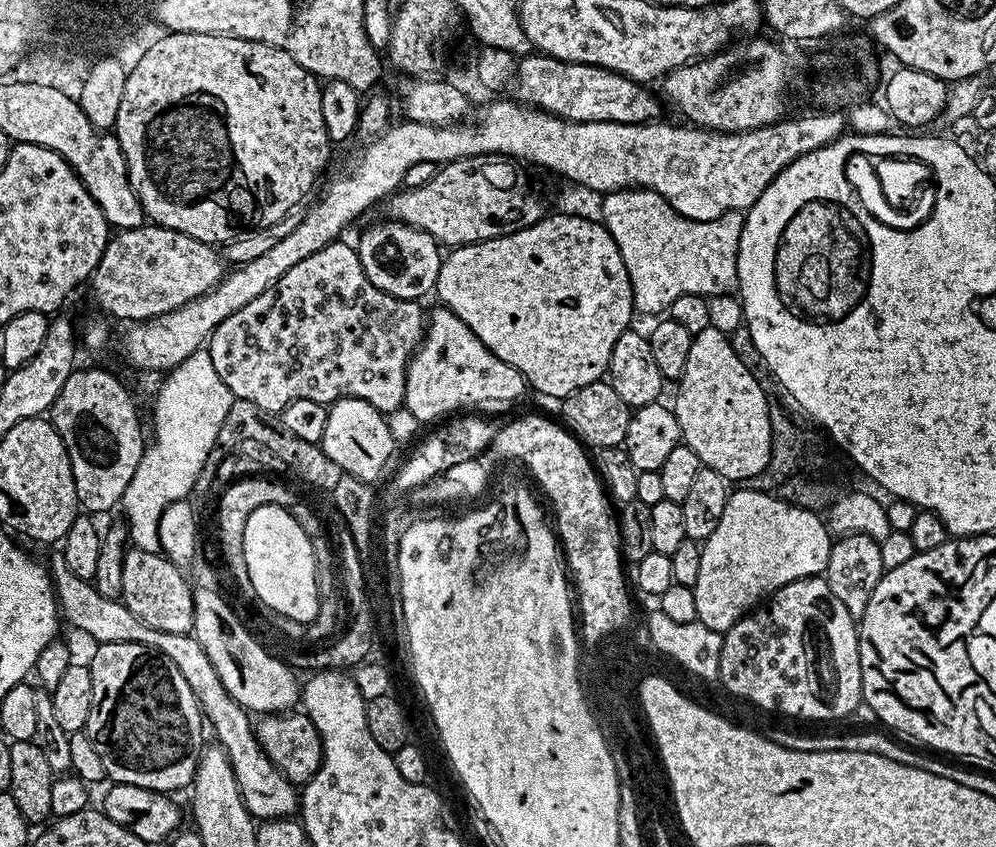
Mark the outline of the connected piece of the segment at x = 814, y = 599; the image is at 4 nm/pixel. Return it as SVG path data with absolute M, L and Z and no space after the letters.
M823 575L807 576L801 580L790 582L782 586L777 592L773 592L759 606L752 609L747 616L742 617L734 627L729 628L723 633L723 642L721 648L721 662L719 671L719 683L724 683L724 688L728 692L733 692L736 696L741 696L744 700L749 700L752 704L757 704L760 708L772 712L768 714L779 714L780 716L790 716L801 722L816 722L812 720L840 720L843 716L848 716L856 707L861 707L862 693L860 690L860 638L858 635L857 621L834 598L834 590L830 590L828 581Z

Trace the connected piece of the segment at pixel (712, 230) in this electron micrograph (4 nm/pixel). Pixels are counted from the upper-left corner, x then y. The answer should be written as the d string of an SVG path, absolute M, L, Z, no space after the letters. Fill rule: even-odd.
M623 188L603 197L602 223L614 238L630 274L635 311L663 313L682 294L702 297L732 292L737 287L738 246L745 213L723 212L713 220L691 220L678 214L658 193Z

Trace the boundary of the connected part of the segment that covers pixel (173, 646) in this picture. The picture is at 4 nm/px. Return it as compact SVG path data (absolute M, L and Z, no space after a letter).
M56 554L53 558L52 564L50 563L50 575L61 617L67 623L69 620L78 631L85 632L90 639L96 640L97 645L114 642L144 644L148 648L155 648L157 652L170 658L174 666L178 666L182 678L186 678L190 690L194 690L196 701L200 703L200 711L210 725L211 735L212 732L216 735L215 743L223 748L228 756L244 804L253 817L261 821L278 820L291 817L297 811L297 785L291 784L270 762L256 737L253 717L232 699L228 688L222 686L218 670L214 670L214 662L206 658L206 650L202 650L195 635L164 633L162 630L152 629L146 622L142 622L141 618L135 617L122 599L102 598L102 594L98 594L91 582L73 574L70 566L66 566L63 555Z

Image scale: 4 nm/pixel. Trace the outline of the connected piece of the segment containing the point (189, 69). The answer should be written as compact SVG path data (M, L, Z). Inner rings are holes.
M170 32L169 36L163 38L162 42L156 43L155 47L151 47L138 65L134 65L127 73L125 78L125 90L122 95L121 105L118 108L116 123L114 125L114 135L120 144L120 149L124 151L126 158L126 166L128 167L128 177L132 183L132 188L136 192L136 196L140 199L140 205L144 207L144 215L153 224L161 224L163 228L170 230L178 230L182 234L186 234L190 238L198 238L204 244L213 246L223 246L229 240L240 235L245 230L253 228L265 228L266 226L274 226L274 222L278 222L283 216L289 215L293 211L295 204L300 204L304 200L304 195L311 190L316 184L316 179L320 176L320 171L328 164L328 147L330 141L326 134L326 122L322 118L322 84L317 77L311 72L305 70L302 66L298 66L298 62L290 54L286 54L286 50L275 48L269 44L262 42L254 42L253 40L243 40L242 38L234 38L233 36L215 36L214 34L182 34L181 32Z

